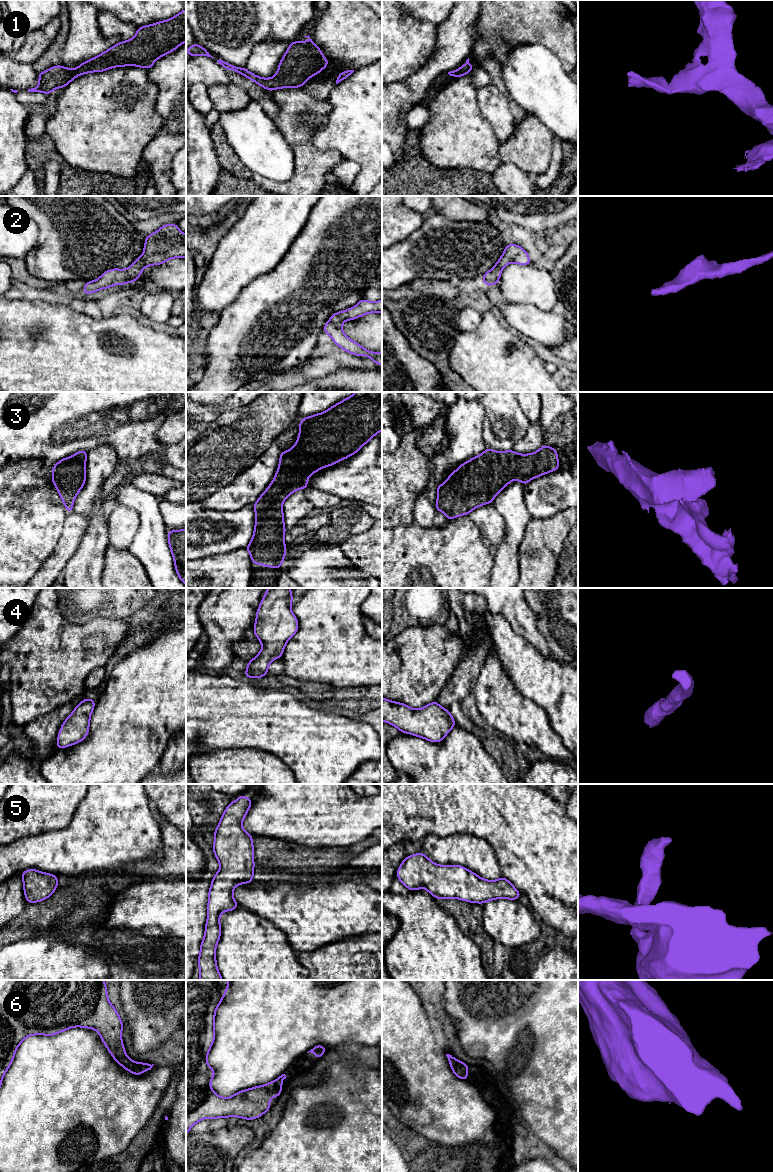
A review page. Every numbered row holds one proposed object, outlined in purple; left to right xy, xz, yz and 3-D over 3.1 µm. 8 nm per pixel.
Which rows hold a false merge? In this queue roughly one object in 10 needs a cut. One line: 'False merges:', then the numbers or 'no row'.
False merges: no row

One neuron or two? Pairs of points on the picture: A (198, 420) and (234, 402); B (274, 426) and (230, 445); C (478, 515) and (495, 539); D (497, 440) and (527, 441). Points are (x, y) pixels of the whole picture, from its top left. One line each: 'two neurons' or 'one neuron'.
A: one neuron
B: one neuron
C: one neuron
D: two neurons

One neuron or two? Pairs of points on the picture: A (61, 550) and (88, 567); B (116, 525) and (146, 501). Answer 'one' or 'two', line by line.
A: two
B: two

